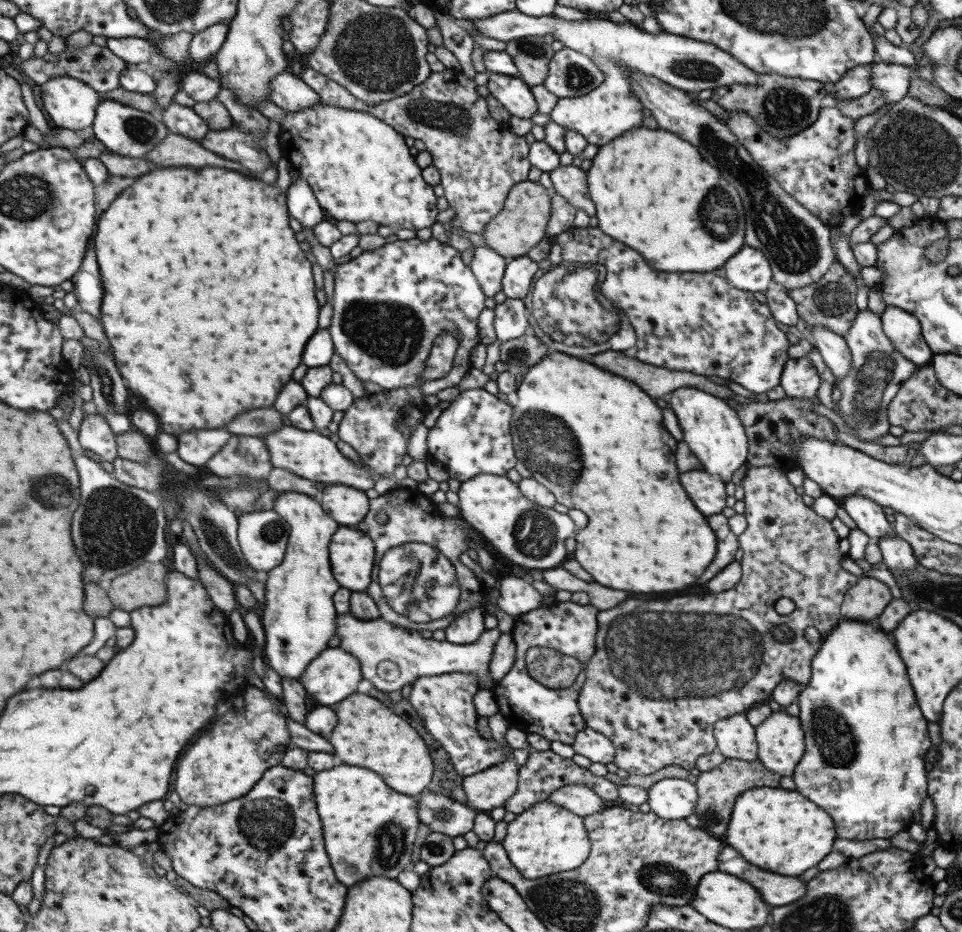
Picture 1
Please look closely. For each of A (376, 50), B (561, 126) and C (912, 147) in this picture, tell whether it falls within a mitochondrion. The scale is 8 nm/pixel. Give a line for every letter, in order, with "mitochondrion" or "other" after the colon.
A: mitochondrion
B: other
C: mitochondrion

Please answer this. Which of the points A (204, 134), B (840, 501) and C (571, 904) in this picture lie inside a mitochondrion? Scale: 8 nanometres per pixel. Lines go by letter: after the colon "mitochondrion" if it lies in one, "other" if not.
A: other
B: other
C: mitochondrion

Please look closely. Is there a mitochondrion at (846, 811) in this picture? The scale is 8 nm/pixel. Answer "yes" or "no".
no

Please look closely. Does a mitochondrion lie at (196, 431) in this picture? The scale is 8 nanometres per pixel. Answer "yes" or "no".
no

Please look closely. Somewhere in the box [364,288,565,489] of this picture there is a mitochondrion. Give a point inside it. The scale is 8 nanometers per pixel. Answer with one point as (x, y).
(519, 354)

